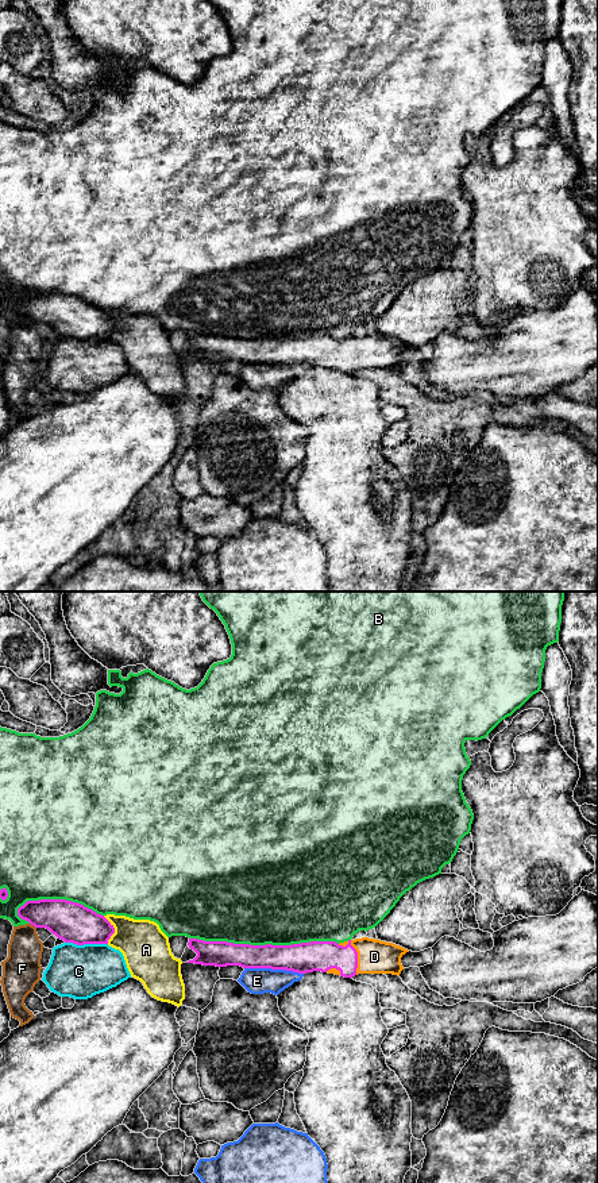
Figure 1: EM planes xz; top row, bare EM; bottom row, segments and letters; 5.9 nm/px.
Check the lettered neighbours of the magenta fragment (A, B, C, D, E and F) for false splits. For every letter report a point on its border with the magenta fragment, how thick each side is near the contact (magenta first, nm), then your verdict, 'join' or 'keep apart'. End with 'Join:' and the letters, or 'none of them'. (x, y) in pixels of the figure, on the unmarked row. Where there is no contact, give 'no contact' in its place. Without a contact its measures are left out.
A: xz (114, 324) | 240/280 nm | keep apart
B: xz (263, 340) | 180/480 nm | keep apart
C: xz (87, 338) | 240/320 nm | keep apart
D: xz (357, 349) | 180/200 nm | join
E: xz (274, 363) | 180/160 nm | keep apart
F: xz (33, 319) | 240/200 nm | keep apart
Join: D

